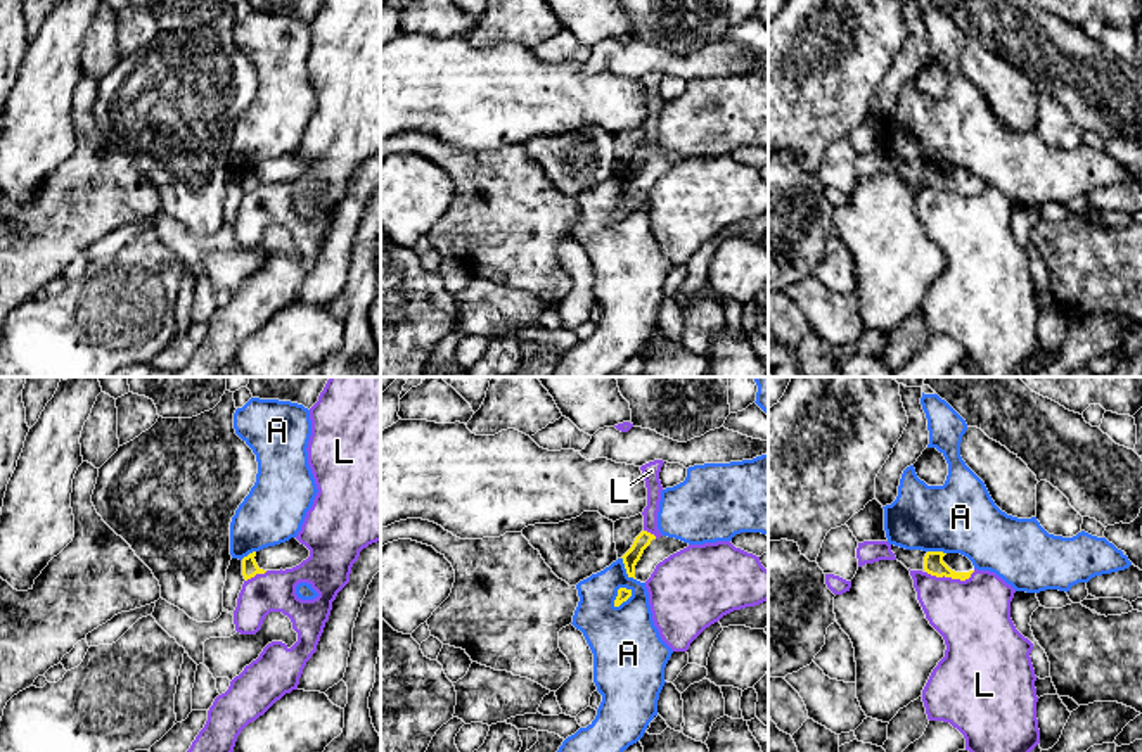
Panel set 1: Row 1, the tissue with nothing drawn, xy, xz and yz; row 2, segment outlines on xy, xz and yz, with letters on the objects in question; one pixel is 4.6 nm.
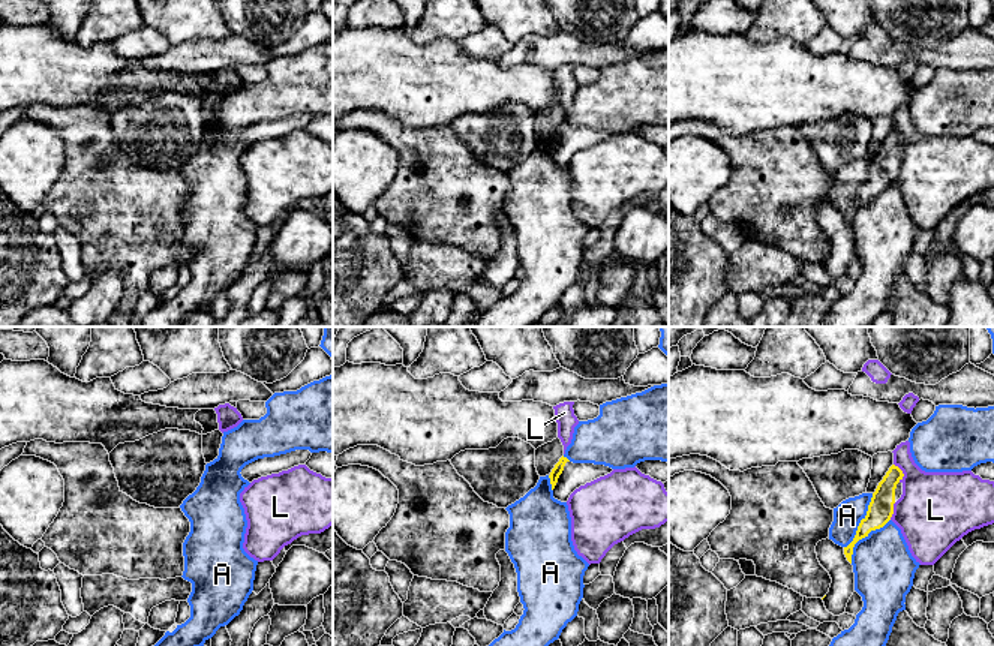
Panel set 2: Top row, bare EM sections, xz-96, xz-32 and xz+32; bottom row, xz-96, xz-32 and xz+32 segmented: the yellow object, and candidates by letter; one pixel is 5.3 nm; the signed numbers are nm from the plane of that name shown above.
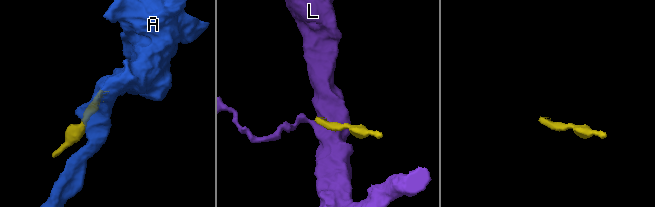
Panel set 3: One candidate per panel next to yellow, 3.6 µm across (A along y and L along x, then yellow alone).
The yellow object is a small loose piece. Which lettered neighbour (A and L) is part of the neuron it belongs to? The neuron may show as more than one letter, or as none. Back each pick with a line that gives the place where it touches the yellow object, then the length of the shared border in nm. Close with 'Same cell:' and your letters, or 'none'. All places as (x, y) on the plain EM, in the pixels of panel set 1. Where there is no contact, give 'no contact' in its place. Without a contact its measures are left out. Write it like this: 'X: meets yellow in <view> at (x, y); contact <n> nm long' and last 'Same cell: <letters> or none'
Same cell: none

